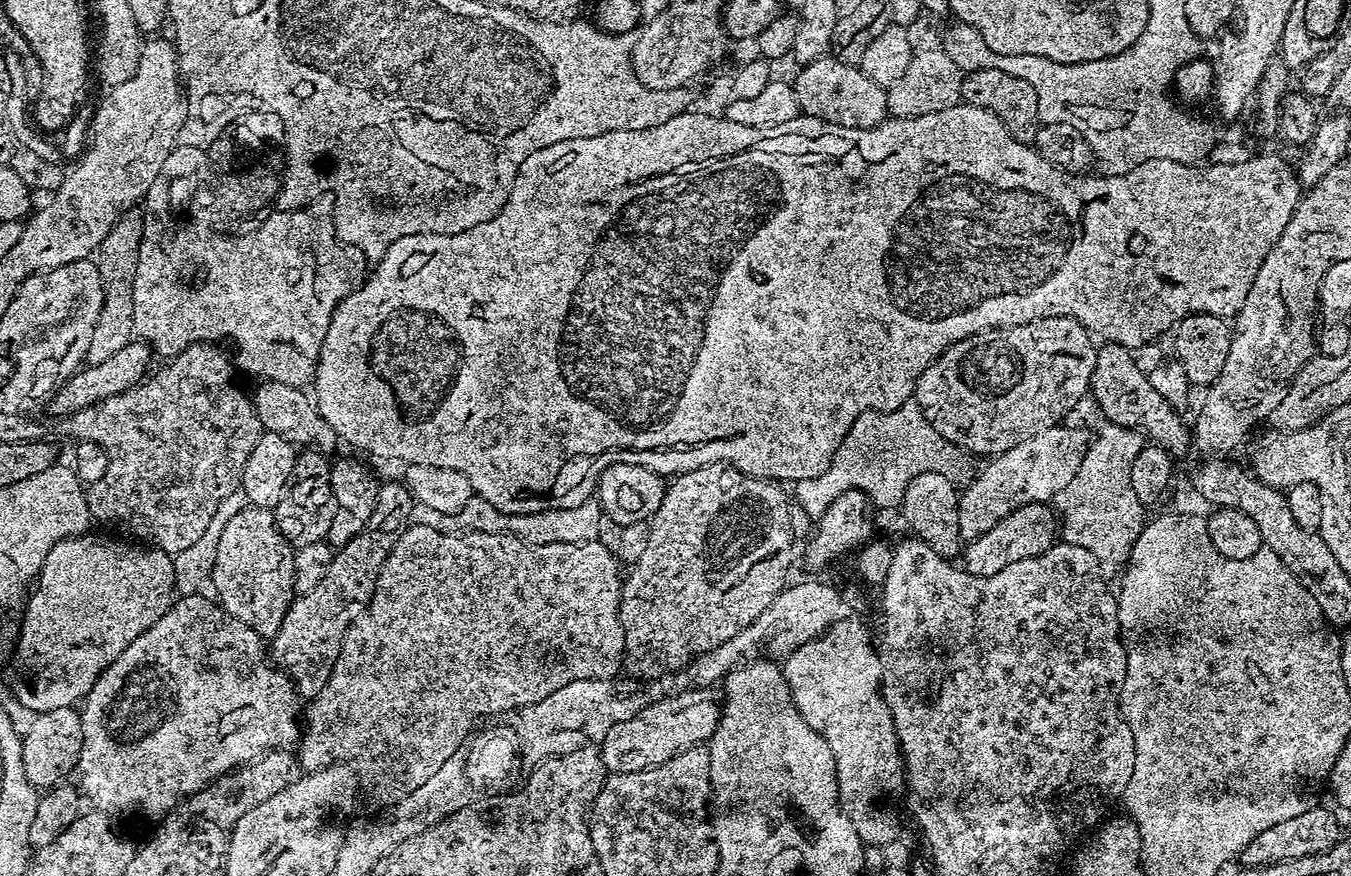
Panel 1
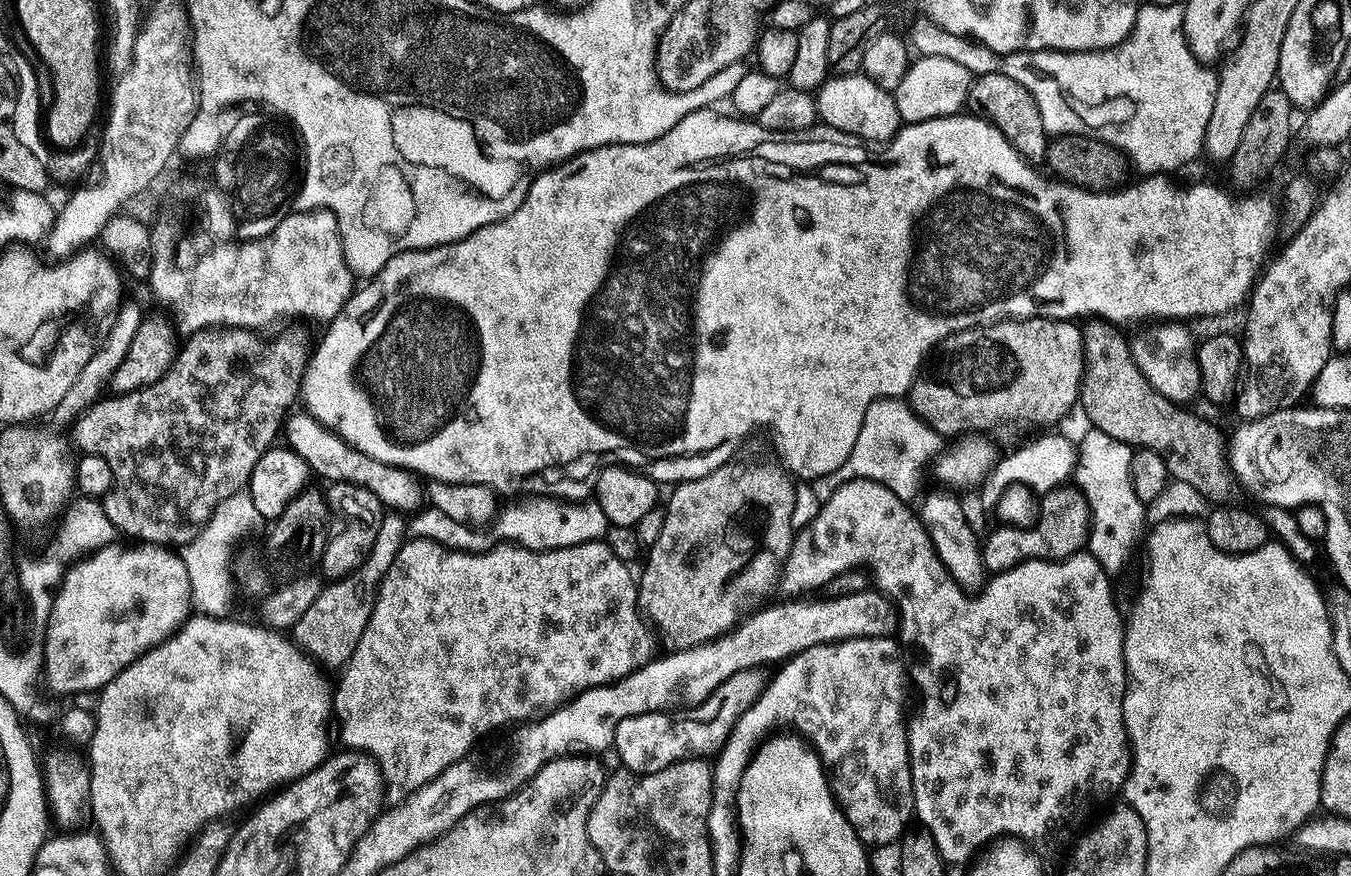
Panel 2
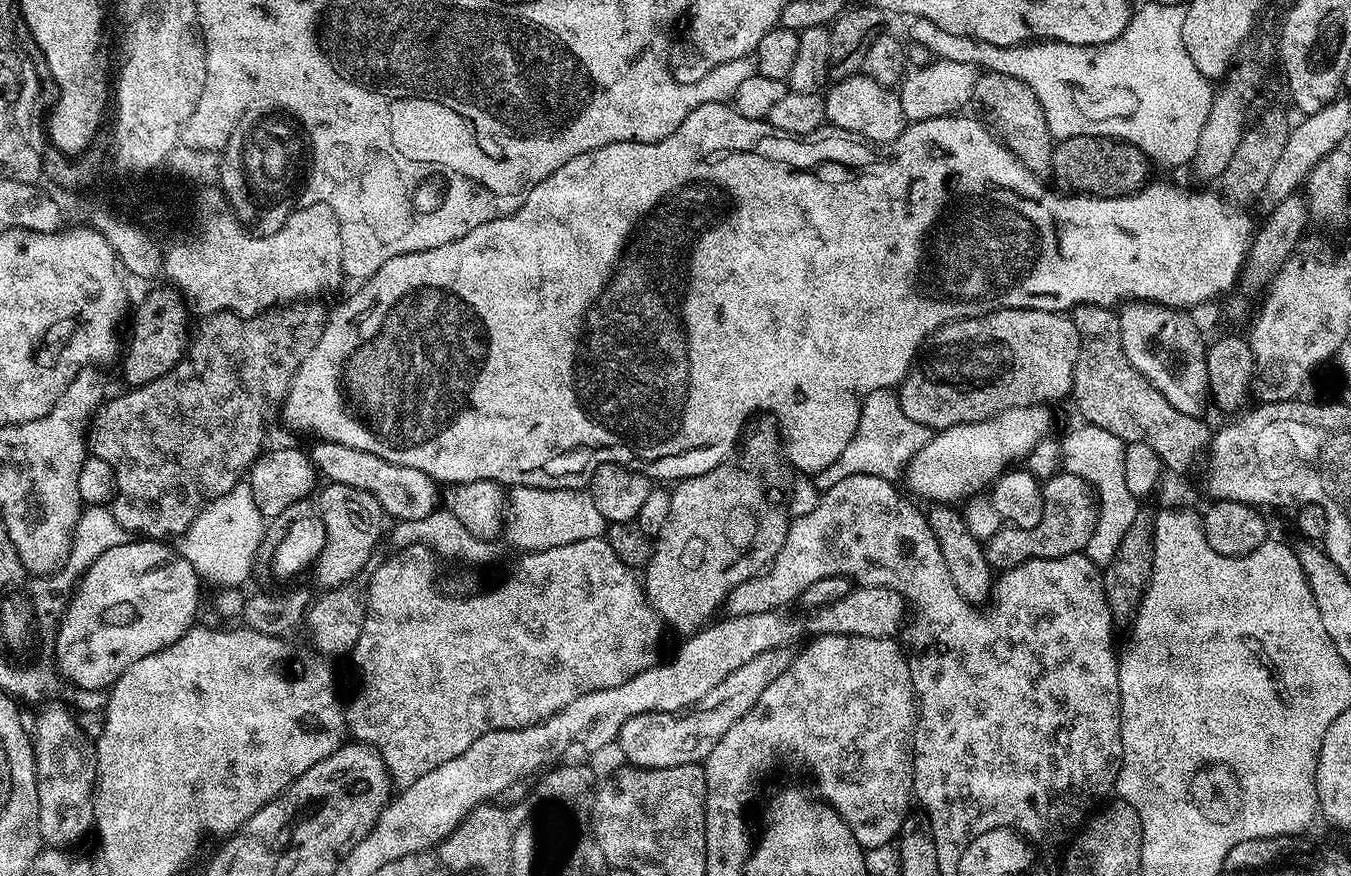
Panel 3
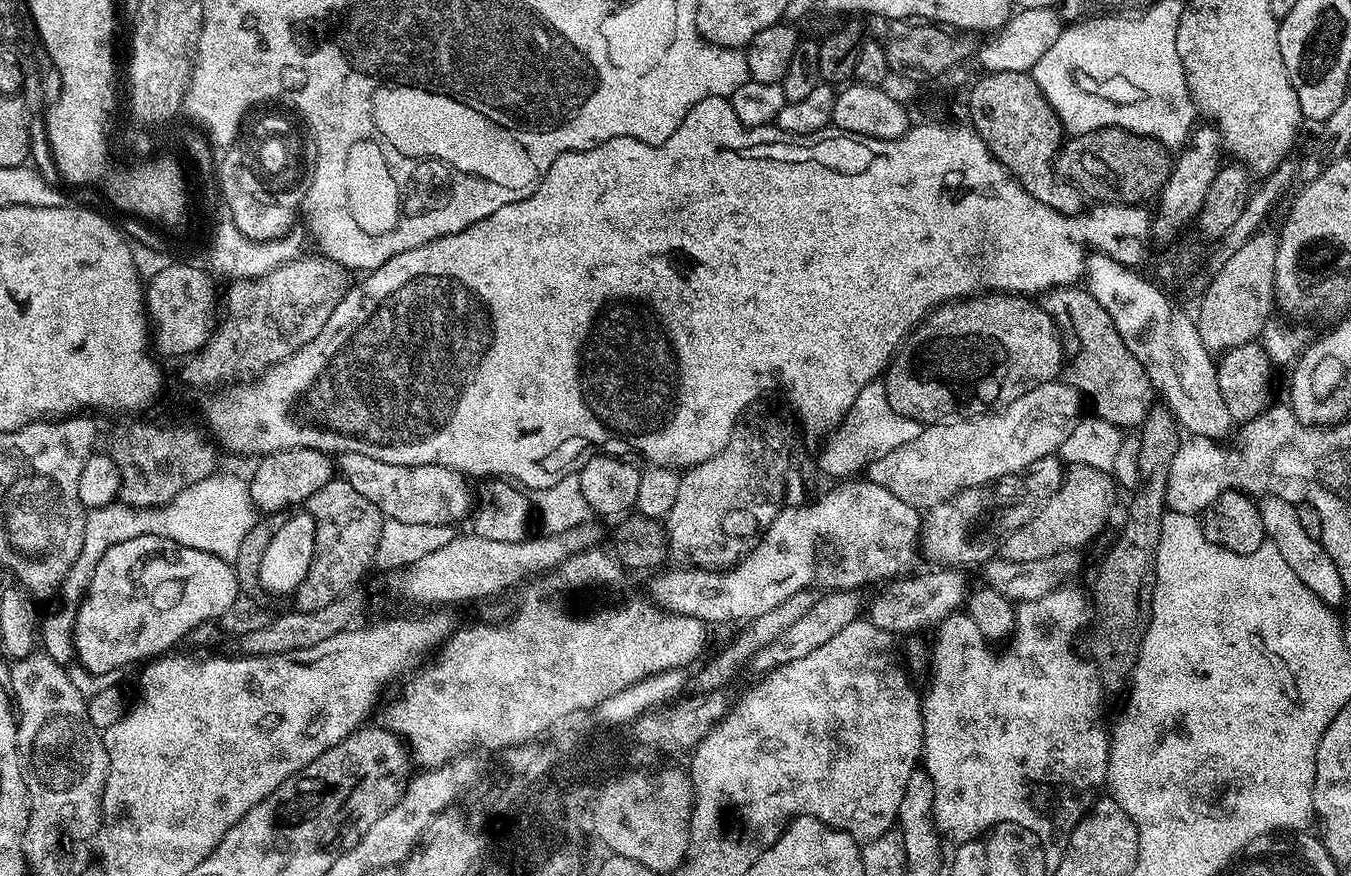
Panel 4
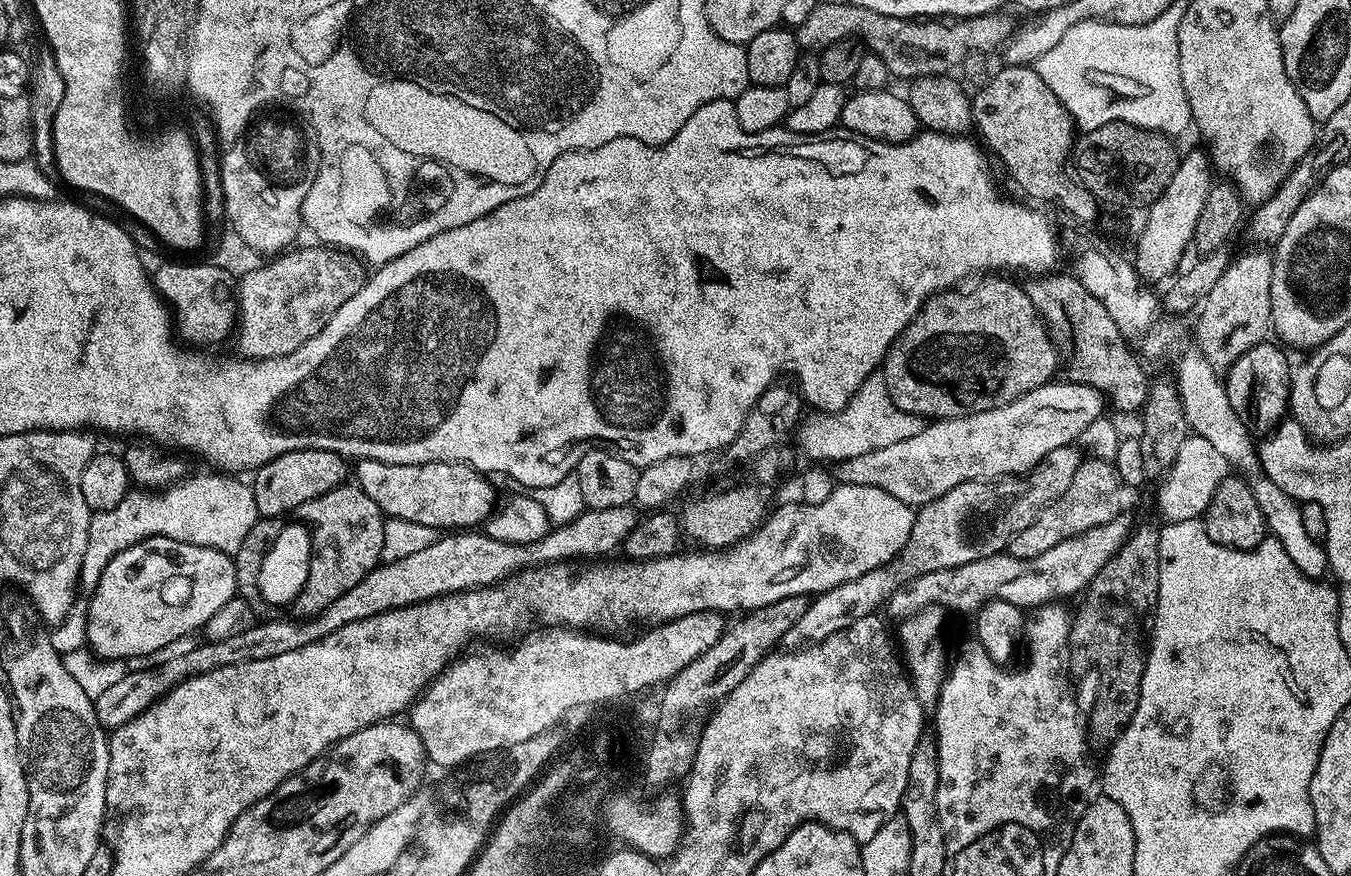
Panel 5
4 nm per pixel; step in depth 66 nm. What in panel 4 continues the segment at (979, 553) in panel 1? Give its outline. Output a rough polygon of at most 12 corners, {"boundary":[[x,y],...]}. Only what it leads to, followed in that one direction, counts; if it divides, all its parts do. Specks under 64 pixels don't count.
{"boundary":[[1069,467],[1033,520],[1000,541],[1025,564],[1080,550],[1111,518],[1107,471]]}

